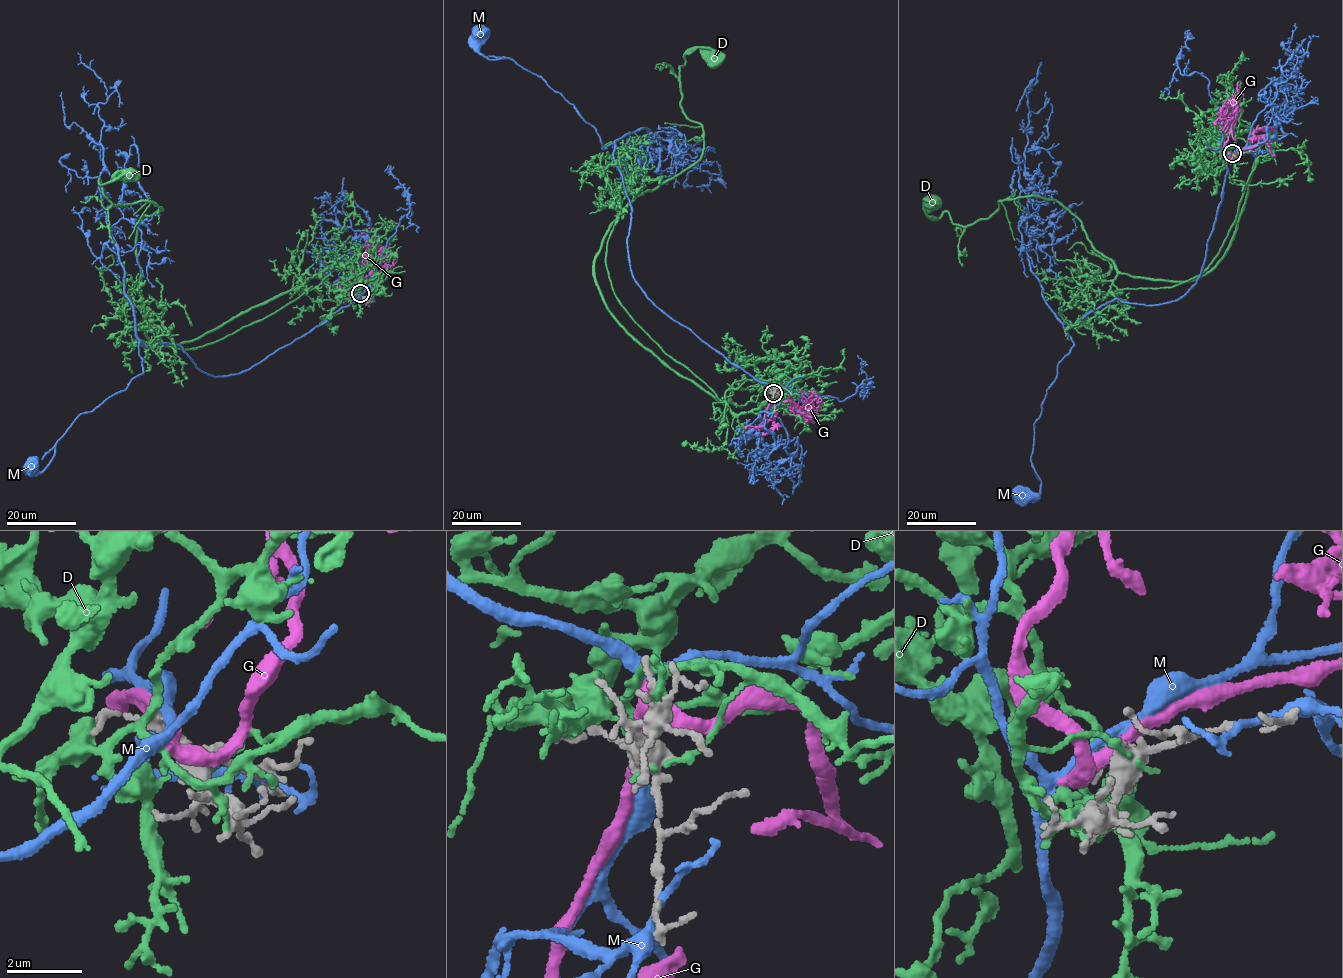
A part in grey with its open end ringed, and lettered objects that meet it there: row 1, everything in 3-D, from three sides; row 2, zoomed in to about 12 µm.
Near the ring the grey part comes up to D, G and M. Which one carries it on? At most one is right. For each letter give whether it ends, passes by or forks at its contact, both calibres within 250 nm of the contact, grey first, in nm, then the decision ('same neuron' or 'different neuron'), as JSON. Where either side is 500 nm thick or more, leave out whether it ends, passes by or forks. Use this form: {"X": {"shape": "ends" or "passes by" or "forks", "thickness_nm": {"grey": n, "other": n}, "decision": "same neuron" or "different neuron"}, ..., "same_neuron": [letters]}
{"D": {"shape": "forks", "thickness_nm": {"grey": 180, "other": 160}, "decision": "different neuron"}, "G": {"shape": "passes by", "thickness_nm": {"grey": 320, "other": 320}, "decision": "different neuron"}, "M": {"shape": "passes by", "thickness_nm": {"grey": 190, "other": 240}, "decision": "different neuron"}, "same_neuron": []}

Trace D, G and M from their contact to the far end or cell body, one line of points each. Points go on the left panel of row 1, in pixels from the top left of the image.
D: (359, 293), (327, 267), (154, 342), (135, 240), (162, 209), (116, 205), (98, 180), (128, 178)
G: (361, 295), (365, 297), (372, 286), (370, 271), (380, 247), (374, 228), (365, 229), (362, 234)
M: (360, 294), (226, 376), (195, 366), (176, 343), (140, 341), (143, 372), (78, 416), (47, 467), (34, 466)

